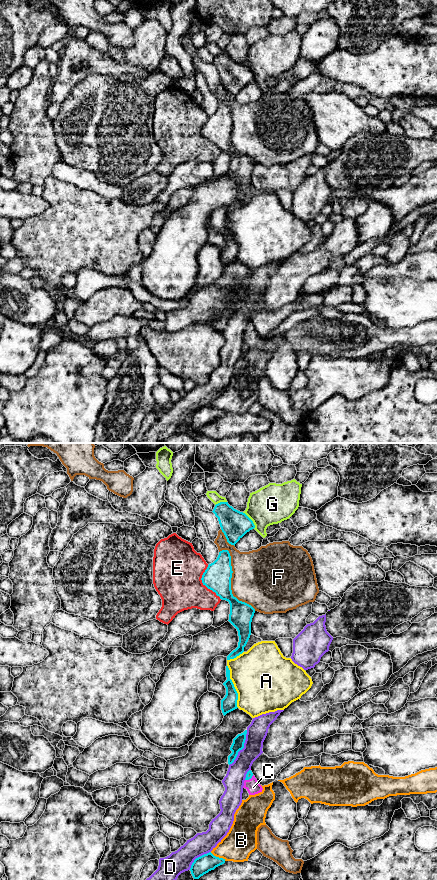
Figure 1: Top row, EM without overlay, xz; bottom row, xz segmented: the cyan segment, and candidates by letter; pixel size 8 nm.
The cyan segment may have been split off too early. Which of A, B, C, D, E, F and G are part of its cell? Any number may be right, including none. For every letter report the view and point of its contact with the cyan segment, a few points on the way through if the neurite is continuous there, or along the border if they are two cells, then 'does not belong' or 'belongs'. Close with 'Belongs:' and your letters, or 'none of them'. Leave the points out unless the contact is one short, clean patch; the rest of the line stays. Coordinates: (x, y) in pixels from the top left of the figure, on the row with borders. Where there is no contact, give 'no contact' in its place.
A: meets cyan in xz at (233, 686); does not belong
B: meets cyan in xz at (218, 857); does not belong
C: meets cyan in xz at (249, 778); runs through xz (249, 774), (249, 778), (253, 787); belongs
D: meets cyan in xz at (242, 748); does not belong
E: meets cyan in xz at (203, 583); does not belong
F: meets cyan in xz at (230, 580); does not belong
G: meets cyan in xz at (251, 520); does not belong
Belongs: C

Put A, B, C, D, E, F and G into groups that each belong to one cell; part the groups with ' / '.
A / B / C / D / E / F / G

